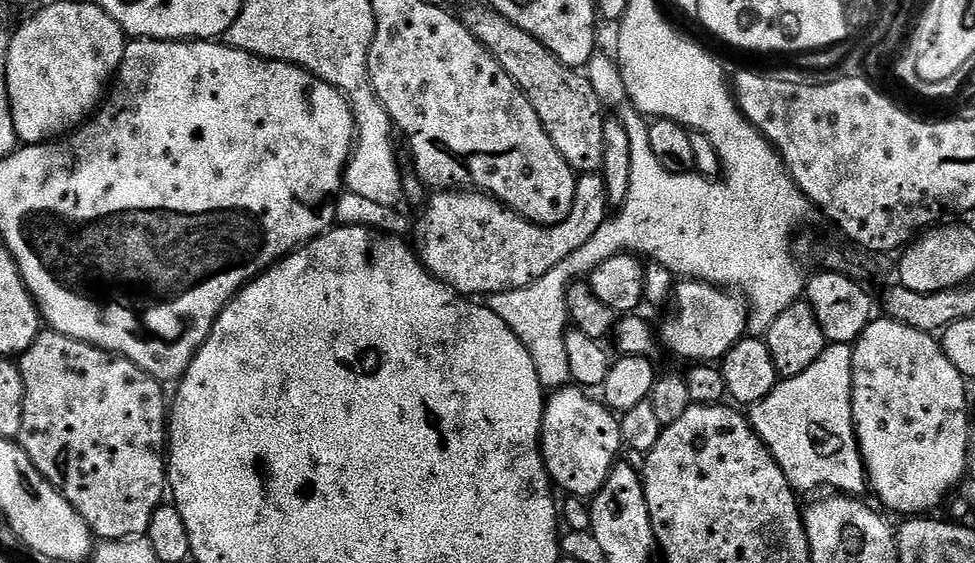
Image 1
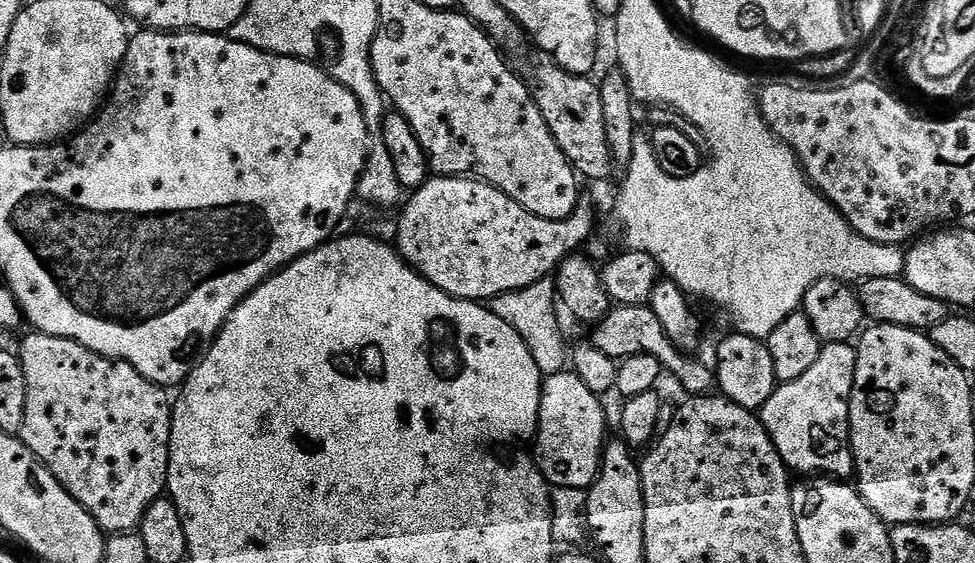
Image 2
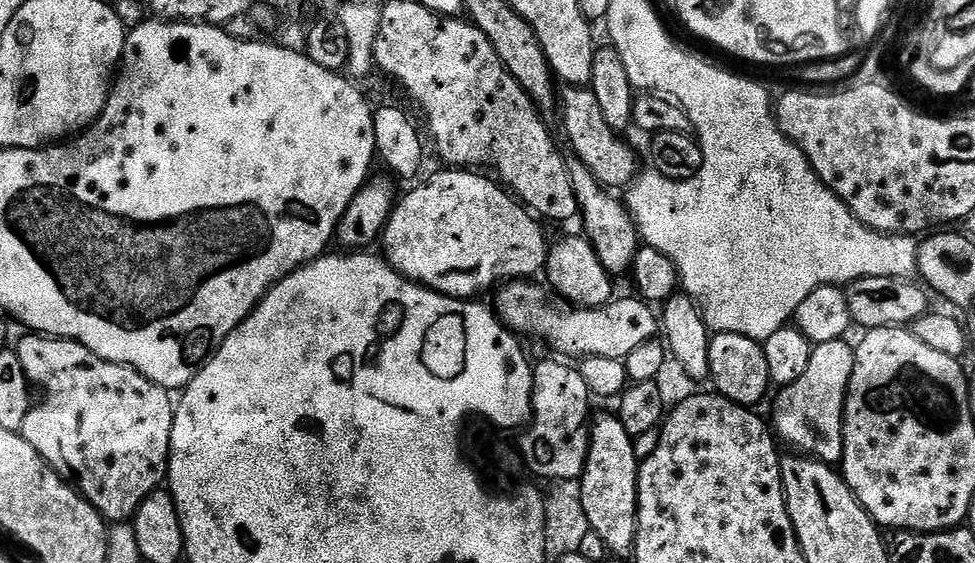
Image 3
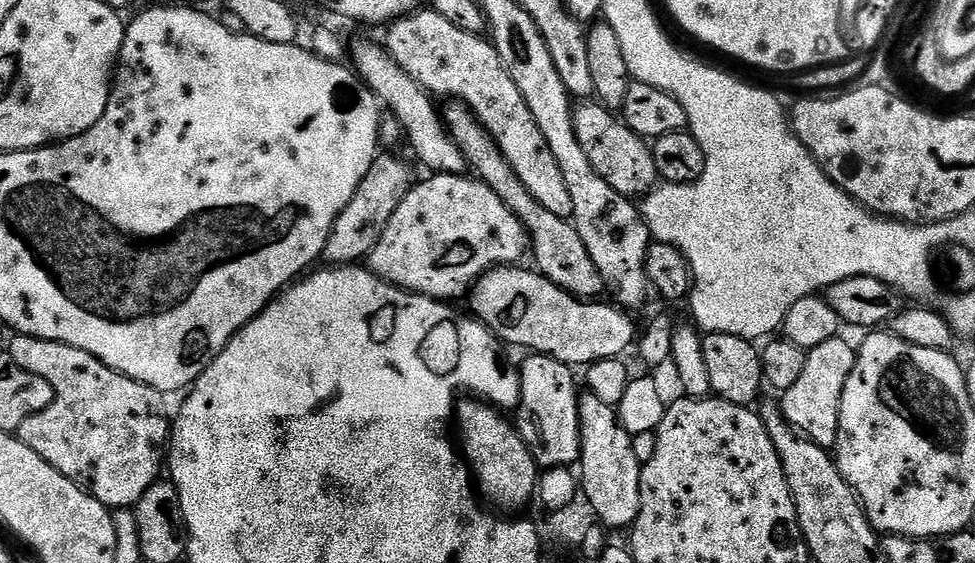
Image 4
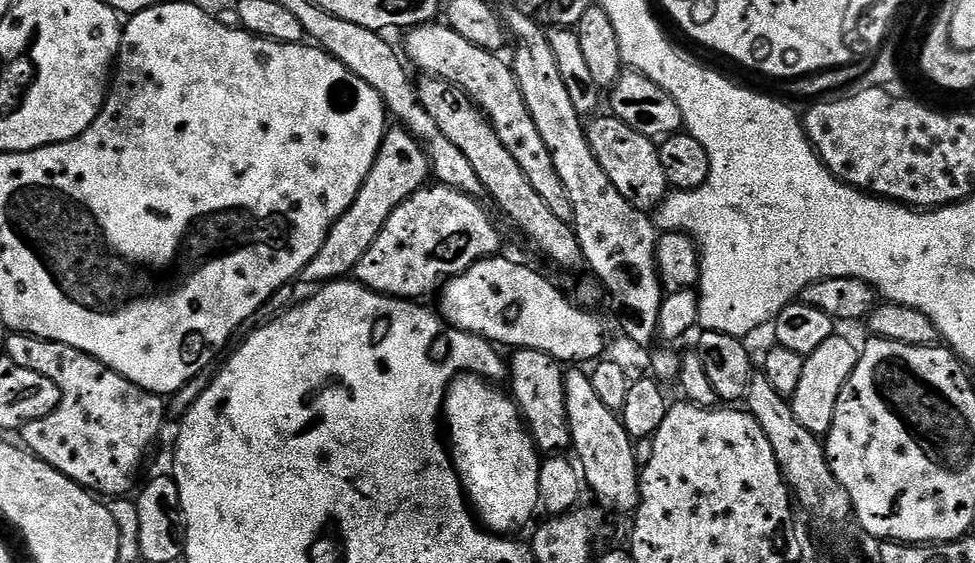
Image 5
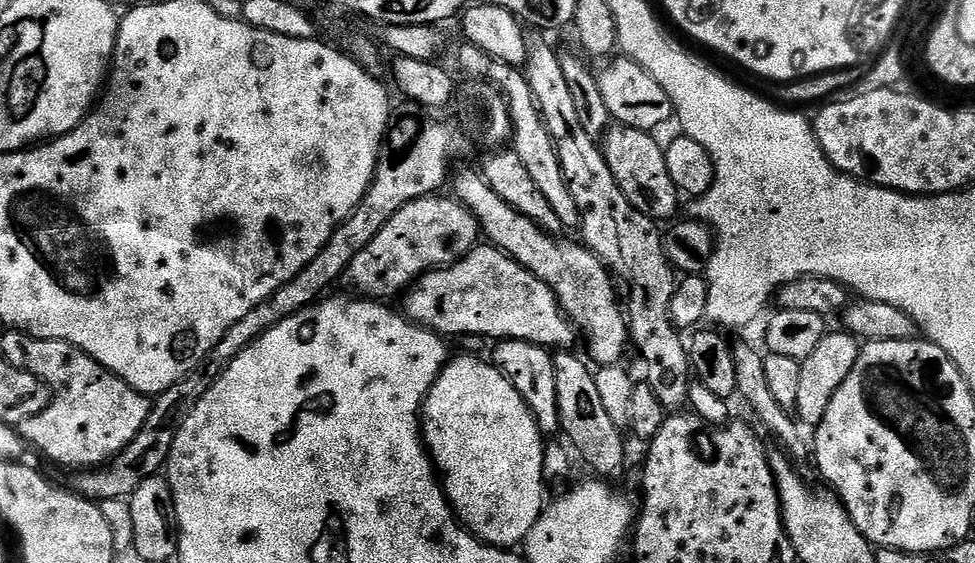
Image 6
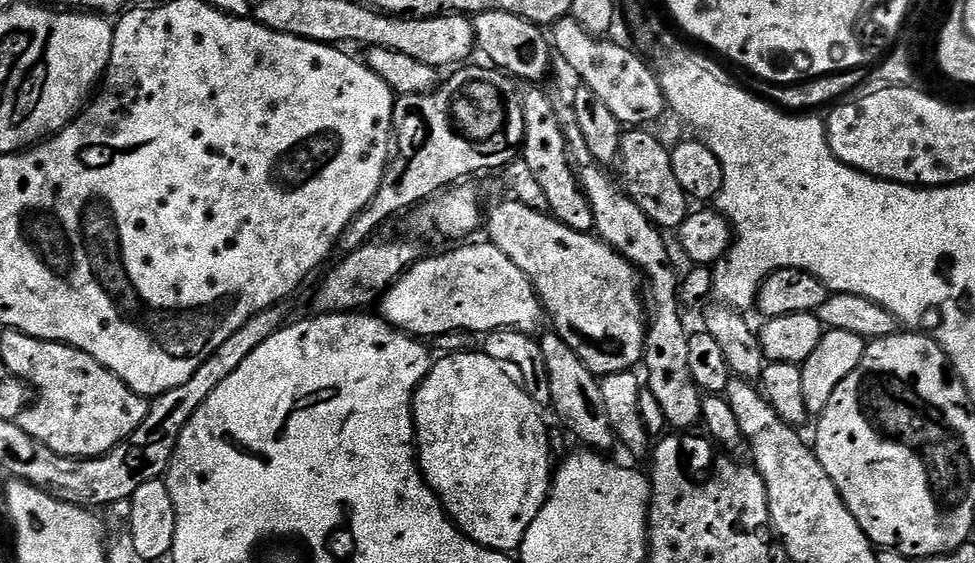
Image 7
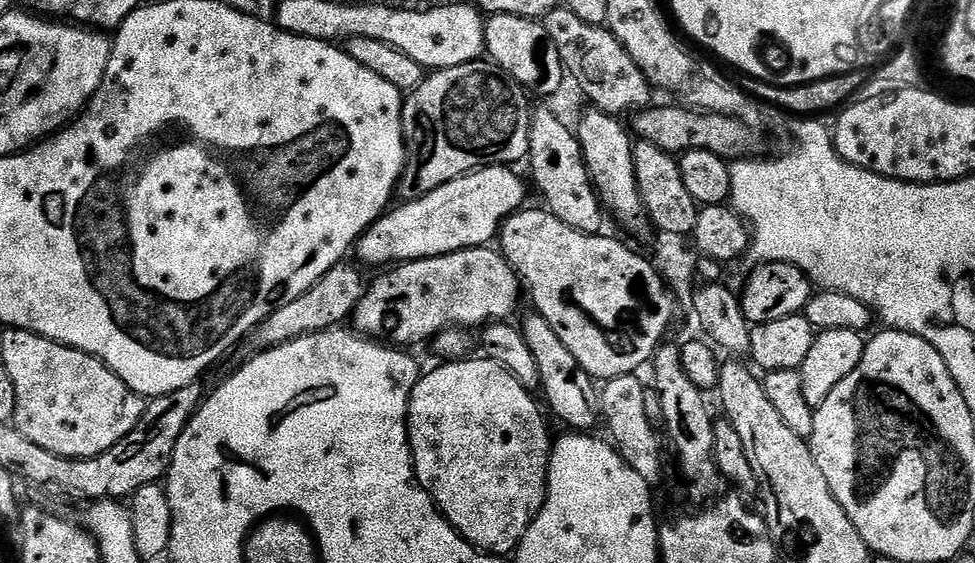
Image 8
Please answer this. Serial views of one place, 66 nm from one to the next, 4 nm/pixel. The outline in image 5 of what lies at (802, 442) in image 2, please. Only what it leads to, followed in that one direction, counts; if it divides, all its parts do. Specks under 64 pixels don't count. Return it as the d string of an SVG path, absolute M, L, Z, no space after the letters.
M840 334L826 338L826 342L818 346L818 350L806 357L802 366L802 378L798 381L798 390L794 390L790 403L794 410L794 418L798 418L798 422L802 422L806 430L810 430L810 434L827 437L832 428L834 406L838 406L838 394L842 394L842 386L846 386L859 357L857 345L852 345Z

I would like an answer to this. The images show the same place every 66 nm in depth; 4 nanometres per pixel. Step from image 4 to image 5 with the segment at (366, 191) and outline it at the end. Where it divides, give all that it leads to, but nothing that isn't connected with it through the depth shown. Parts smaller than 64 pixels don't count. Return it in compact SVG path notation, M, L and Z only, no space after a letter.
M403 126L389 127L384 133L384 141L380 144L378 154L374 158L374 166L370 166L370 174L362 182L354 202L330 226L330 234L326 234L326 242L322 242L322 250L310 258L308 265L300 271L298 279L290 284L283 284L274 295L264 303L263 311L268 314L287 312L293 304L300 304L303 300L316 292L318 288L351 277L356 271L358 262L362 262L362 254L374 246L374 238L382 234L382 226L386 226L386 218L402 206L418 189L425 187L430 180L428 154L423 144Z

